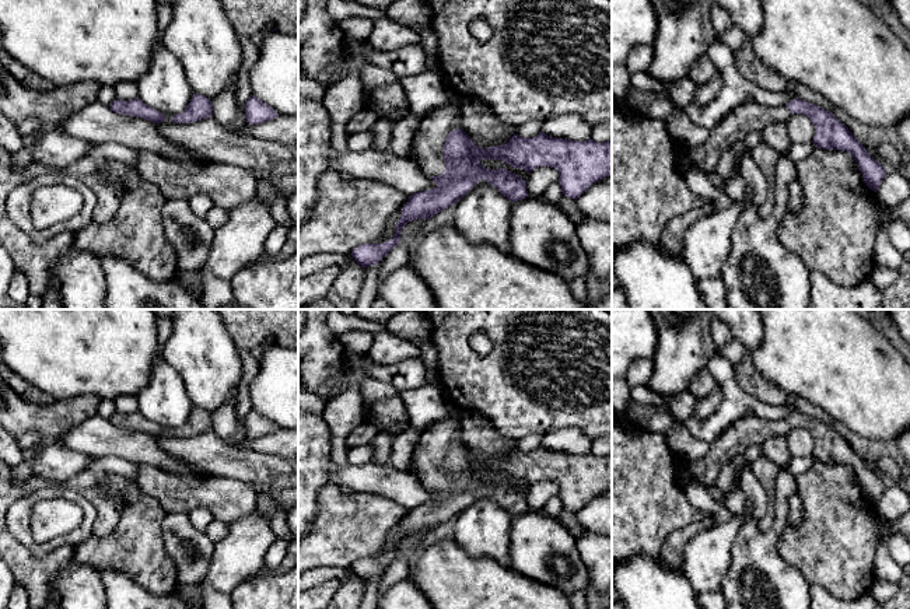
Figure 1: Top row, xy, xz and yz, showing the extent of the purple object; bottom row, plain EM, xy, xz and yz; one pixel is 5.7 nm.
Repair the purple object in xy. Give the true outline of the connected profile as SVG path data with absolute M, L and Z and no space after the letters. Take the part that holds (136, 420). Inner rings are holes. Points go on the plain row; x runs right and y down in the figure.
M134 412L134 413L130 413L130 414L115 413L109 420L116 427L143 431L143 433L147 433L153 437L161 437L161 435L165 434L165 431L161 426L153 423L151 420L144 417L139 412Z

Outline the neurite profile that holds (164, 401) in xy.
M162 356L153 363L150 382L139 392L139 413L161 426L167 434L189 419L193 406L181 375Z

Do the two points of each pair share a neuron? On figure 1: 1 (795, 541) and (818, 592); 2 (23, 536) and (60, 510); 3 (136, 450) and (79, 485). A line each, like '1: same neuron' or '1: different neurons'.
1: different neurons
2: different neurons
3: different neurons

